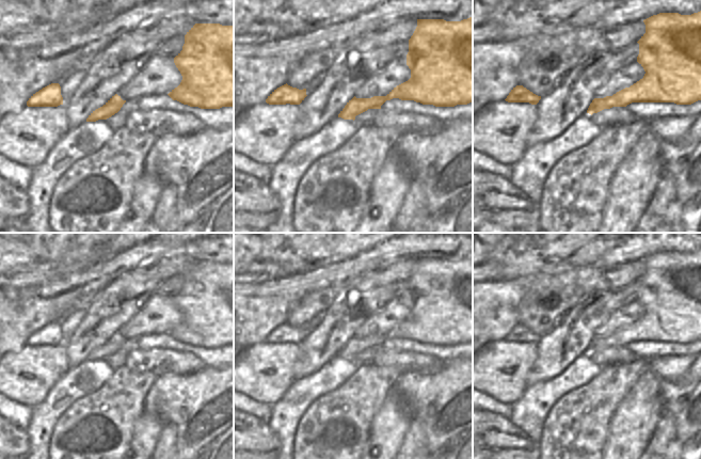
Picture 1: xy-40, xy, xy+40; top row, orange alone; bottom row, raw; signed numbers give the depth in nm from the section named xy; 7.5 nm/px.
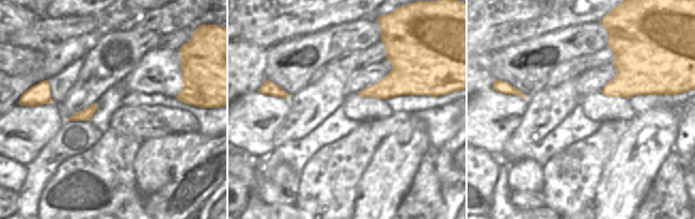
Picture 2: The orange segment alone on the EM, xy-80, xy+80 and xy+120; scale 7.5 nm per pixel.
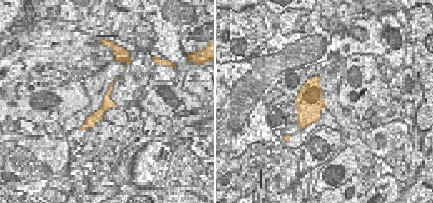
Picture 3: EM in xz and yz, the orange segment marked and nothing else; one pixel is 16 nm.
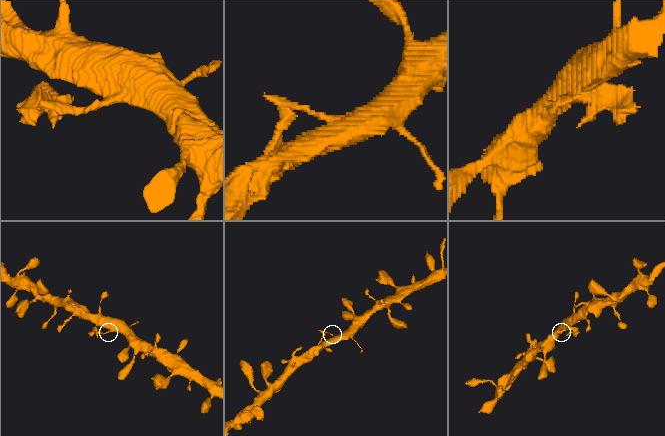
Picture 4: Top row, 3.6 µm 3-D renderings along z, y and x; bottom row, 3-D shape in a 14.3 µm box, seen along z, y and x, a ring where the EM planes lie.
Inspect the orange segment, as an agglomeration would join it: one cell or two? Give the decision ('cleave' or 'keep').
cleave

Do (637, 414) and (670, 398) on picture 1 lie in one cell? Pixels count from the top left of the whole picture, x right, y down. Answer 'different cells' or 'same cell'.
different cells

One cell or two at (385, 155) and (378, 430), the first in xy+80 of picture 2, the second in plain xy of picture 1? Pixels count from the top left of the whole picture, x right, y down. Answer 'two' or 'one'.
one

